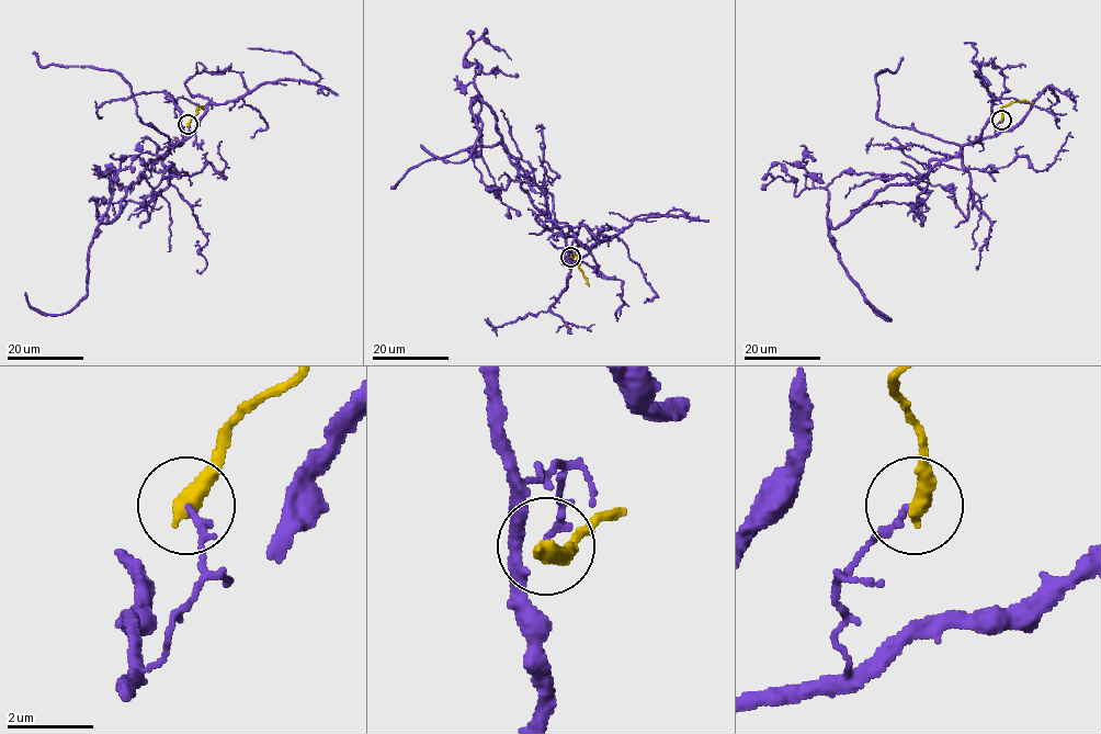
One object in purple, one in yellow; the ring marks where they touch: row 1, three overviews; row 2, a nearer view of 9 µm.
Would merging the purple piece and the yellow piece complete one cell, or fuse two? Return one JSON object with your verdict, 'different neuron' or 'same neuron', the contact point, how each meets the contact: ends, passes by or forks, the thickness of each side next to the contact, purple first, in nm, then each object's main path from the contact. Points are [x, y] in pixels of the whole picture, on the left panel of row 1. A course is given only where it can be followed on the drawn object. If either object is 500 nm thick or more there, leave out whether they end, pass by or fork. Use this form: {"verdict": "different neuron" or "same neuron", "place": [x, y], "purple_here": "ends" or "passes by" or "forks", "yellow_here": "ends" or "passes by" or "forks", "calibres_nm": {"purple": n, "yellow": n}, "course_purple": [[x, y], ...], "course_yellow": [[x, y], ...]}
{"verdict": "different neuron", "place": [188, 124], "purple_here": "ends", "yellow_here": "ends", "calibres_nm": {"purple": 140, "yellow": 440}, "course_purple": [[188, 125], [183, 142], [133, 181], [112, 222], [103, 216], [86, 295], [69, 311], [42, 314], [25, 292]], "course_yellow": [[188, 125], [199, 106], [203, 109]]}

